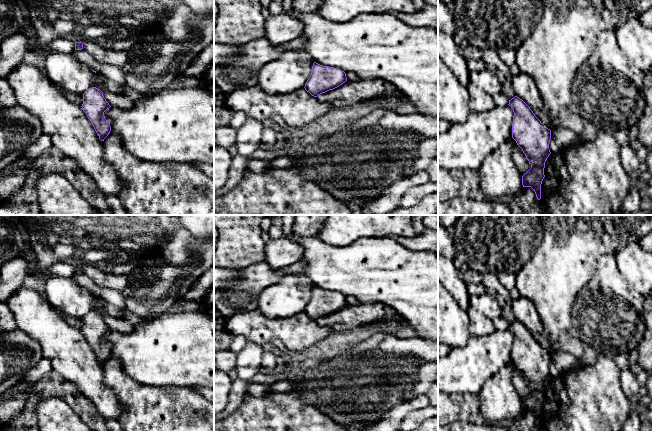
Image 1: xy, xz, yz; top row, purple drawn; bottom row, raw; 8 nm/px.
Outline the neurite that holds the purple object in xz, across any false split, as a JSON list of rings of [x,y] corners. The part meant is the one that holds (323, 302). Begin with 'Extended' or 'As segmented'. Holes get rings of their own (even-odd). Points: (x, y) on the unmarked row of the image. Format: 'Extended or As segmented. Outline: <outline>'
As segmented. Outline: [[[313,287],[309,303],[305,308],[305,314],[312,320],[333,314],[347,305],[346,297],[334,291]]]

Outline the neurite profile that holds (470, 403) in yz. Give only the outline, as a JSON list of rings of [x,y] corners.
[[[438,392],[438,426],[455,421],[467,421],[473,424],[486,423],[480,413],[478,394],[445,394]]]

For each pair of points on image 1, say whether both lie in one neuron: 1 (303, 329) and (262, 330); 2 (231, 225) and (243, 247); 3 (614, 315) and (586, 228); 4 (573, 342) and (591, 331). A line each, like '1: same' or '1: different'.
1: same
2: same
3: different
4: different

